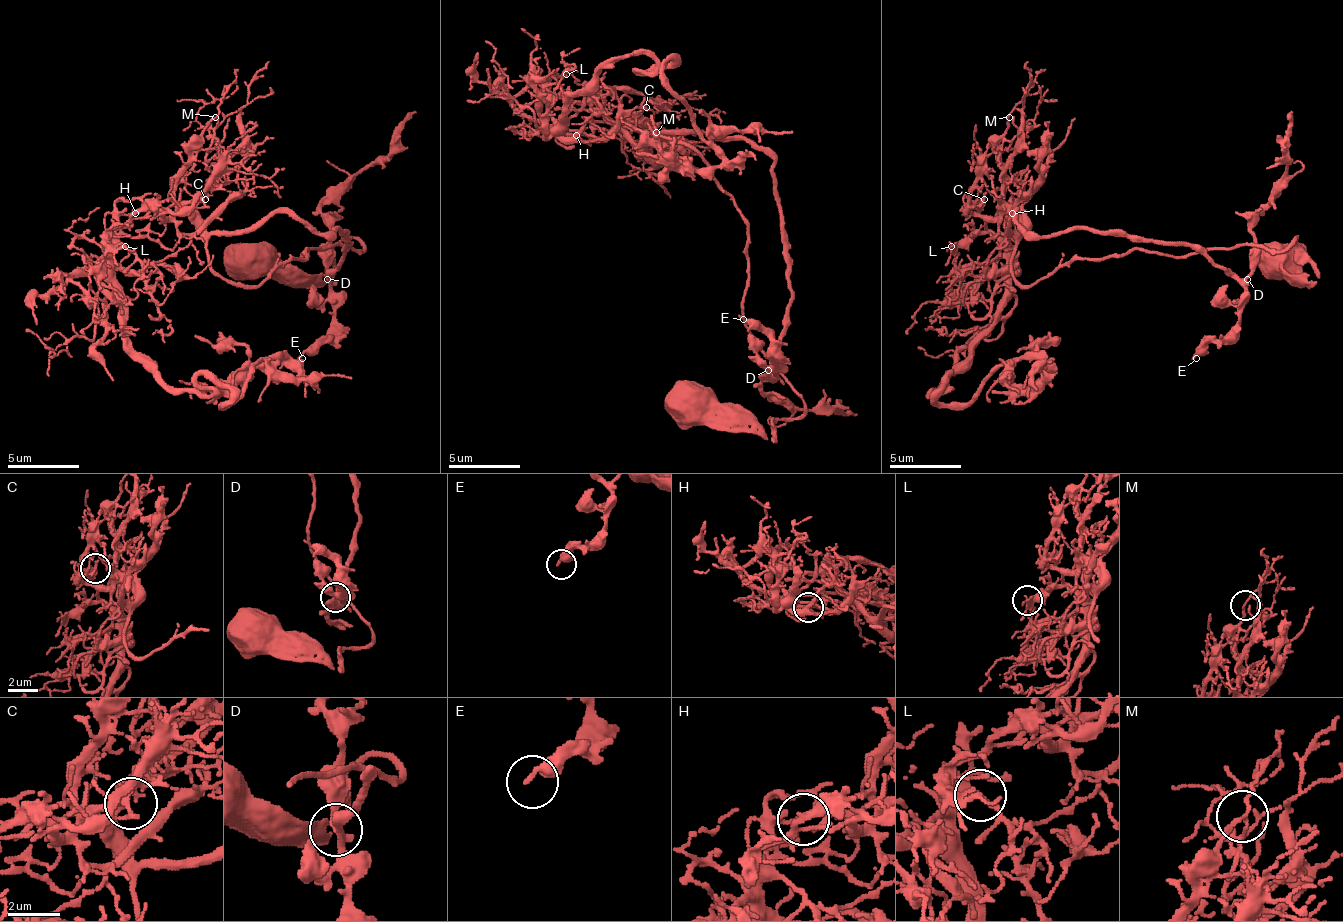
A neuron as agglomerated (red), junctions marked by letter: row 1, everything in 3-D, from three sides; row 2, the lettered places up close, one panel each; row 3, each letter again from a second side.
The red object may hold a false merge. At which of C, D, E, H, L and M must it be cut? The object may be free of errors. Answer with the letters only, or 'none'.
H

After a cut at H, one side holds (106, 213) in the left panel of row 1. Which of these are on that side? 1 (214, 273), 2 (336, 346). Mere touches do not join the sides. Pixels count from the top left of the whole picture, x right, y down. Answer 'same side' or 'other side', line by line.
1: other side
2: other side

